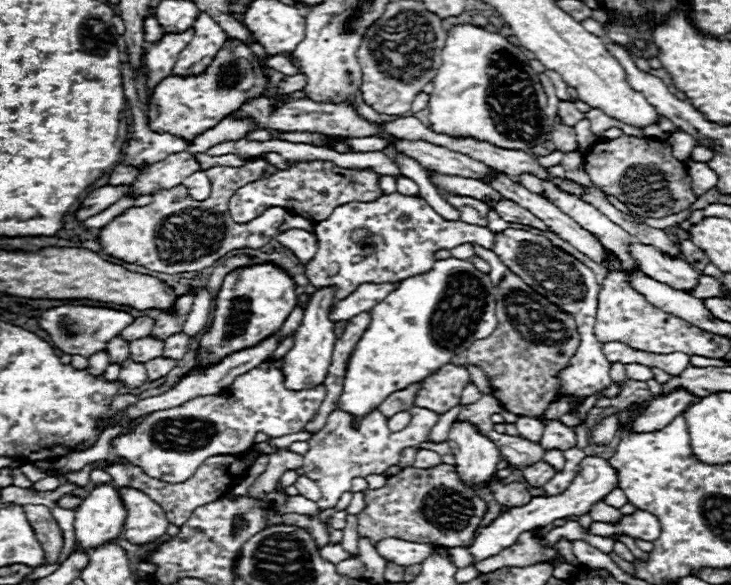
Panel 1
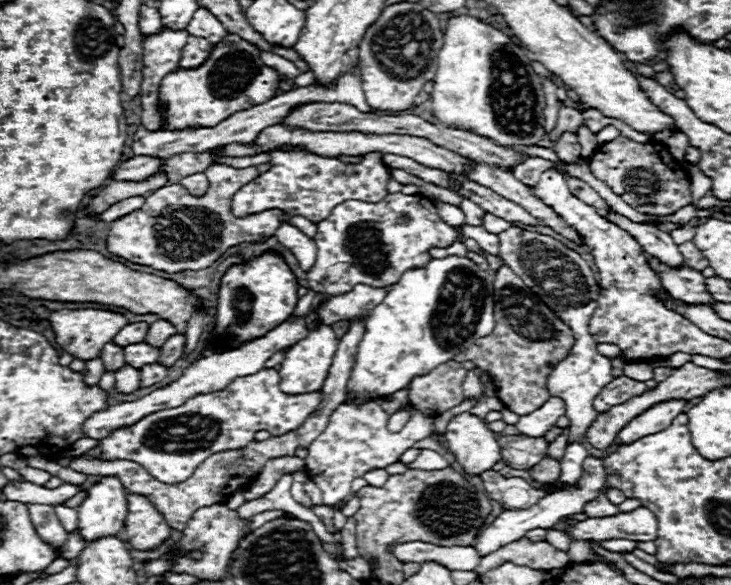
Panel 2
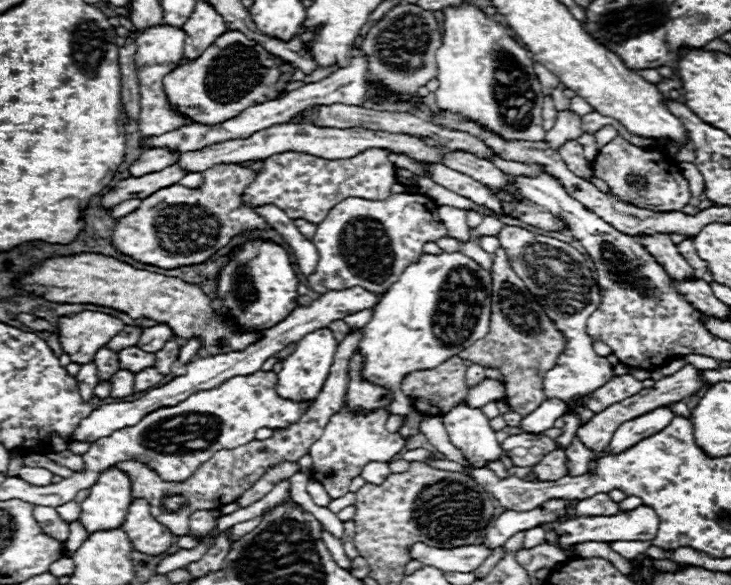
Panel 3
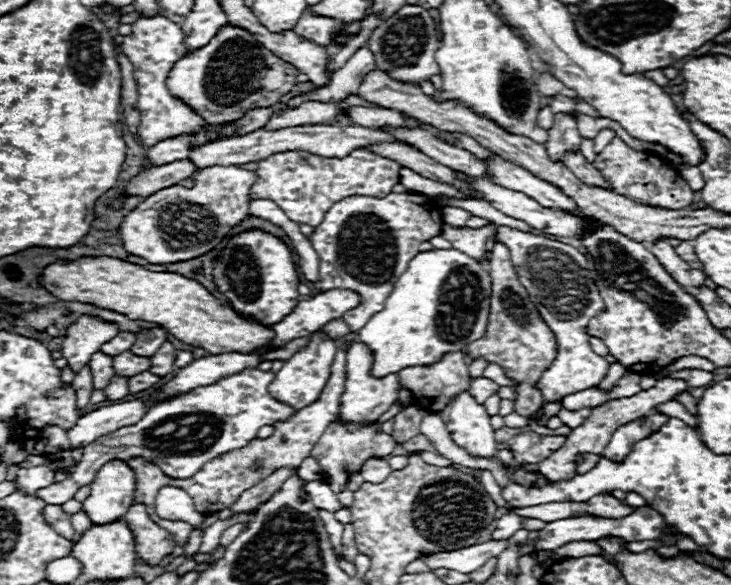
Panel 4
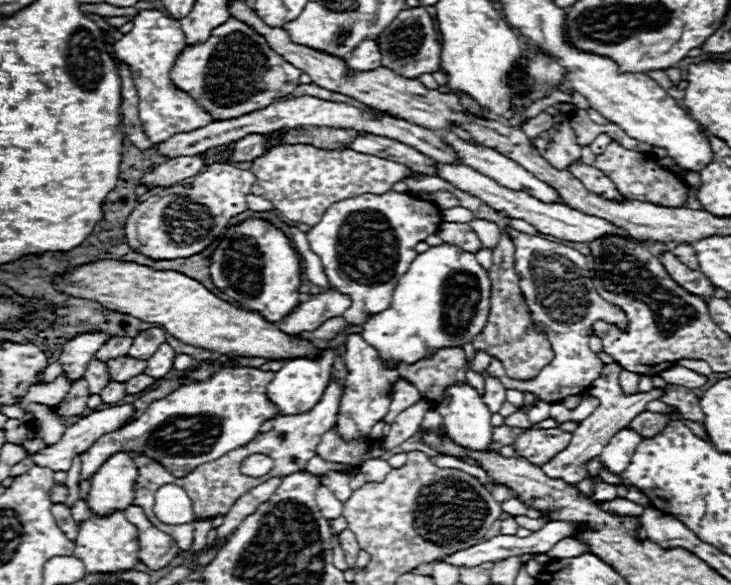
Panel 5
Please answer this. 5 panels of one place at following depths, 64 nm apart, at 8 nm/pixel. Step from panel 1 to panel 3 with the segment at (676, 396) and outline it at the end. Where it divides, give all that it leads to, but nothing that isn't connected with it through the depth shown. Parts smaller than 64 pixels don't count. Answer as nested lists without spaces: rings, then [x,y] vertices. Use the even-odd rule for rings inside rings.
[[[662,406],[658,410],[652,410],[650,414],[642,414],[626,424],[622,424],[614,436],[612,436],[612,442],[608,446],[608,452],[610,454],[620,454],[624,452],[626,448],[634,446],[636,442],[640,442],[642,438],[648,438],[652,434],[656,434],[658,430],[662,430],[670,420],[674,418],[674,412],[672,408],[668,406]]]

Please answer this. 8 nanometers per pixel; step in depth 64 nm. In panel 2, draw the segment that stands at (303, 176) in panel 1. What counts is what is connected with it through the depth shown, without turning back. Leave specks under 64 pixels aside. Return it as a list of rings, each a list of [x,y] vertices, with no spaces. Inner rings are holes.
[[[272,152],[272,168],[264,174],[260,174],[254,182],[242,186],[242,190],[238,190],[238,194],[234,194],[232,198],[232,214],[234,216],[248,216],[248,214],[258,214],[270,208],[278,208],[284,210],[290,216],[304,216],[310,222],[318,224],[322,220],[326,220],[330,216],[330,210],[334,206],[338,206],[340,202],[346,202],[350,198],[362,198],[362,202],[378,202],[382,200],[388,190],[386,190],[386,182],[390,178],[386,166],[380,162],[382,154],[380,152],[370,152],[366,154],[366,158],[360,164],[342,164],[336,158],[322,158],[322,156],[314,156],[314,154],[304,154],[304,152]]]

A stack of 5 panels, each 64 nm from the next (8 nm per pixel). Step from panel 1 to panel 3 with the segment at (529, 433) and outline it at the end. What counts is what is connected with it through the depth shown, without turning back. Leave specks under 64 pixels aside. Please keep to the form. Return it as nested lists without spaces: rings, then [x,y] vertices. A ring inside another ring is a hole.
[[[550,398],[546,402],[542,402],[542,406],[538,406],[538,410],[534,410],[532,414],[524,416],[520,422],[522,430],[530,430],[530,434],[542,434],[544,430],[554,428],[556,418],[560,418],[566,412],[566,404],[558,398]]]

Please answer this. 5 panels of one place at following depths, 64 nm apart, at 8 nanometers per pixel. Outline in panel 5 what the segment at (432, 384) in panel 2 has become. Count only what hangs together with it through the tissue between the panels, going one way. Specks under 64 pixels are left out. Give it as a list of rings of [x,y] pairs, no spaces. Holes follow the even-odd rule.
[[[444,348],[430,360],[420,360],[416,364],[400,364],[400,378],[416,386],[422,398],[428,398],[432,408],[436,408],[444,390],[452,384],[466,382],[466,358],[462,348]]]

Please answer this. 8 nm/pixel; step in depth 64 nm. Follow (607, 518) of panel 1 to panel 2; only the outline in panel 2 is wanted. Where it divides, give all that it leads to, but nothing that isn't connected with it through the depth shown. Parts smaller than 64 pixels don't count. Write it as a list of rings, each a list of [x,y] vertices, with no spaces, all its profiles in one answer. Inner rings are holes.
[[[600,494],[596,500],[588,502],[588,506],[584,508],[584,514],[590,518],[608,518],[608,516],[618,514],[618,506],[610,504],[606,494]]]

